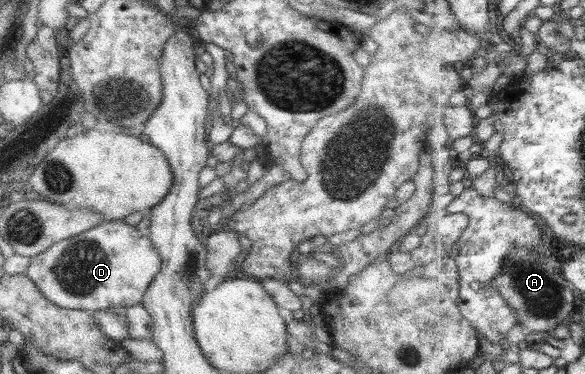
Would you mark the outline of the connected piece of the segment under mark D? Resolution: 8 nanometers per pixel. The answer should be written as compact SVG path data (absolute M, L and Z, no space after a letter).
M120 220L113 221L102 221L96 226L91 227L87 231L80 233L79 235L73 235L69 239L63 239L47 247L45 251L39 252L37 255L28 258L28 264L23 275L28 277L33 283L34 286L39 290L39 293L56 305L61 307L61 309L80 309L81 311L86 311L92 313L94 311L107 310L108 307L129 307L130 305L135 305L141 302L142 295L144 291L148 288L148 285L151 283L151 280L157 275L160 266L160 255L153 249L146 233L140 232L135 228L135 225L123 224Z

